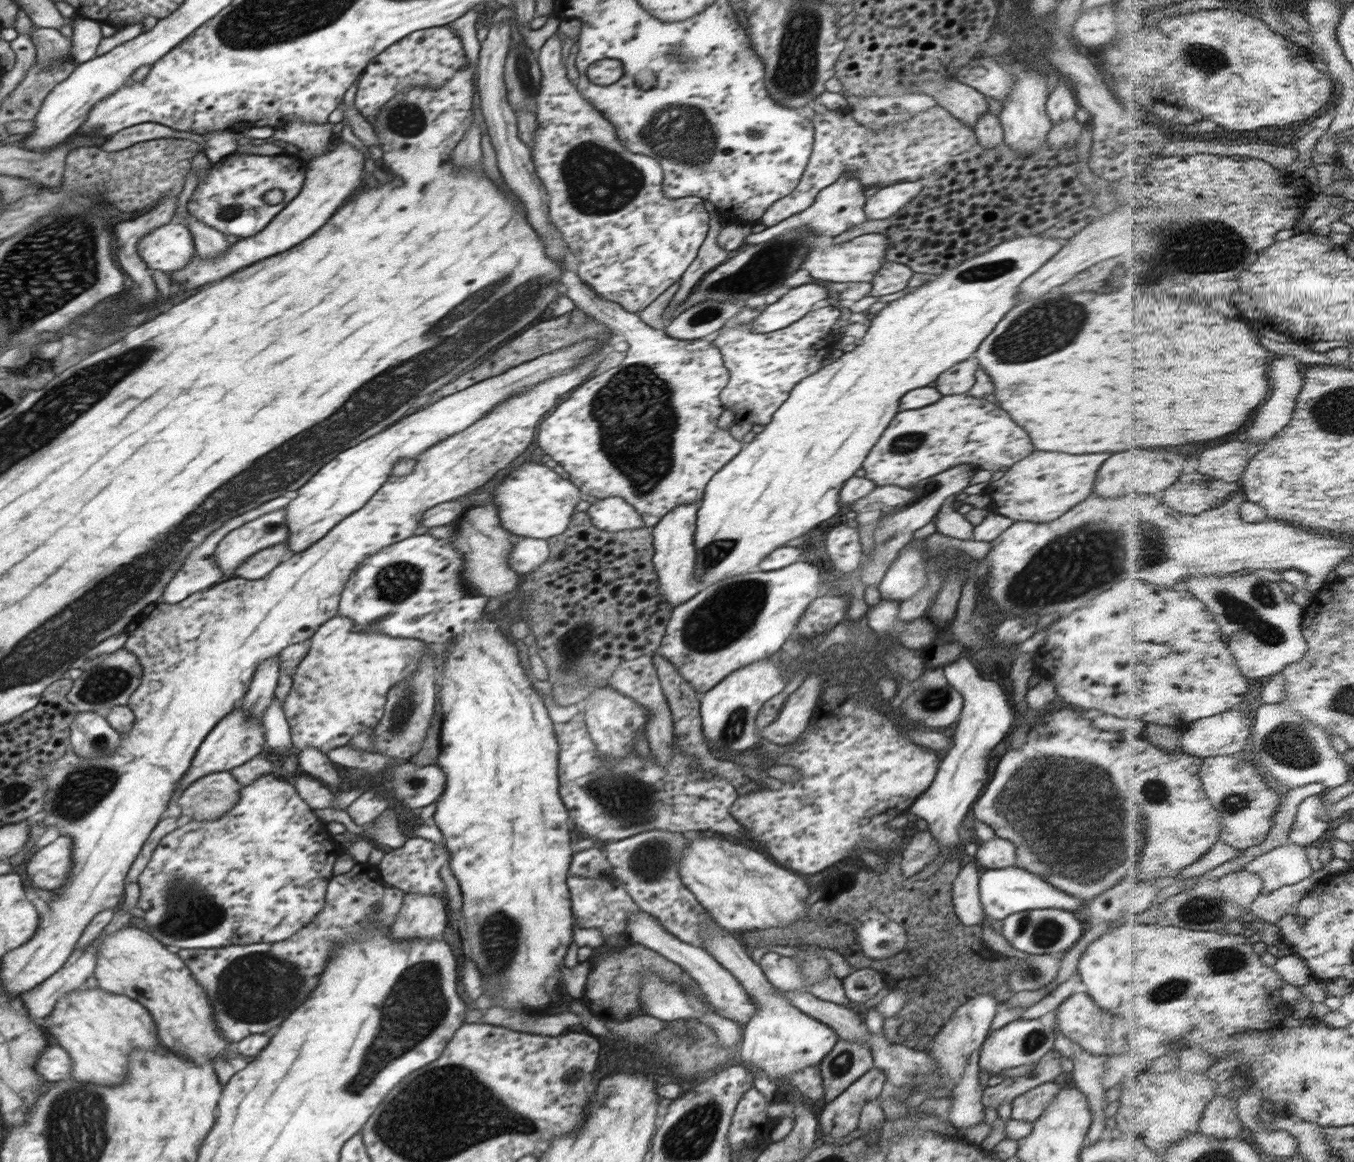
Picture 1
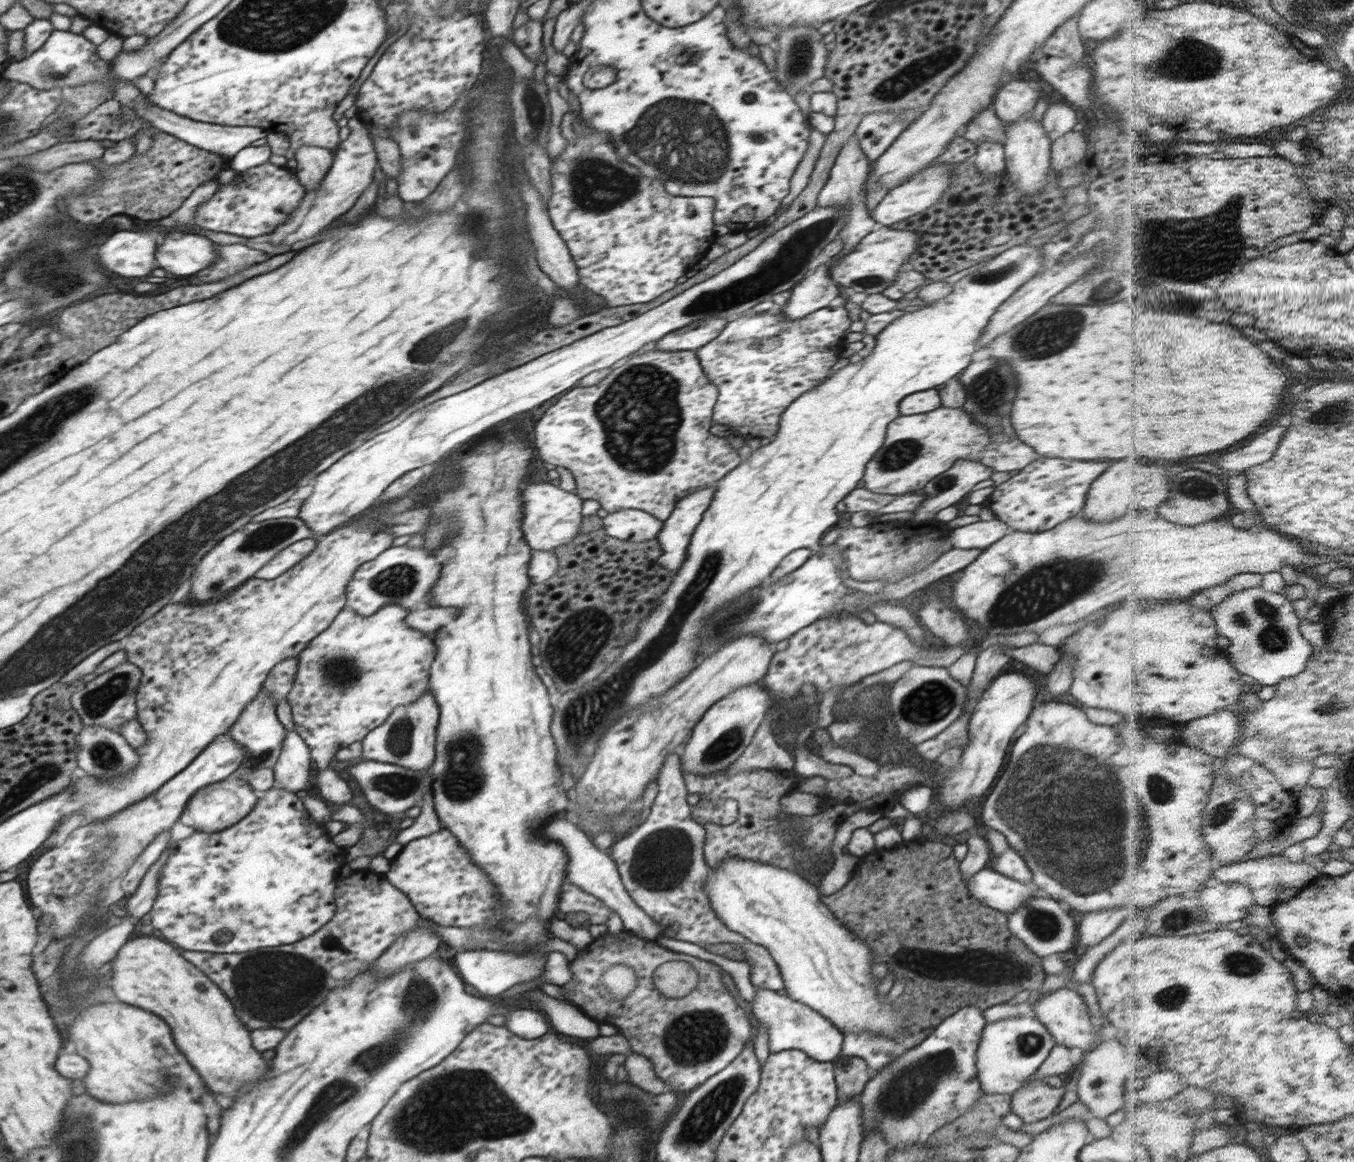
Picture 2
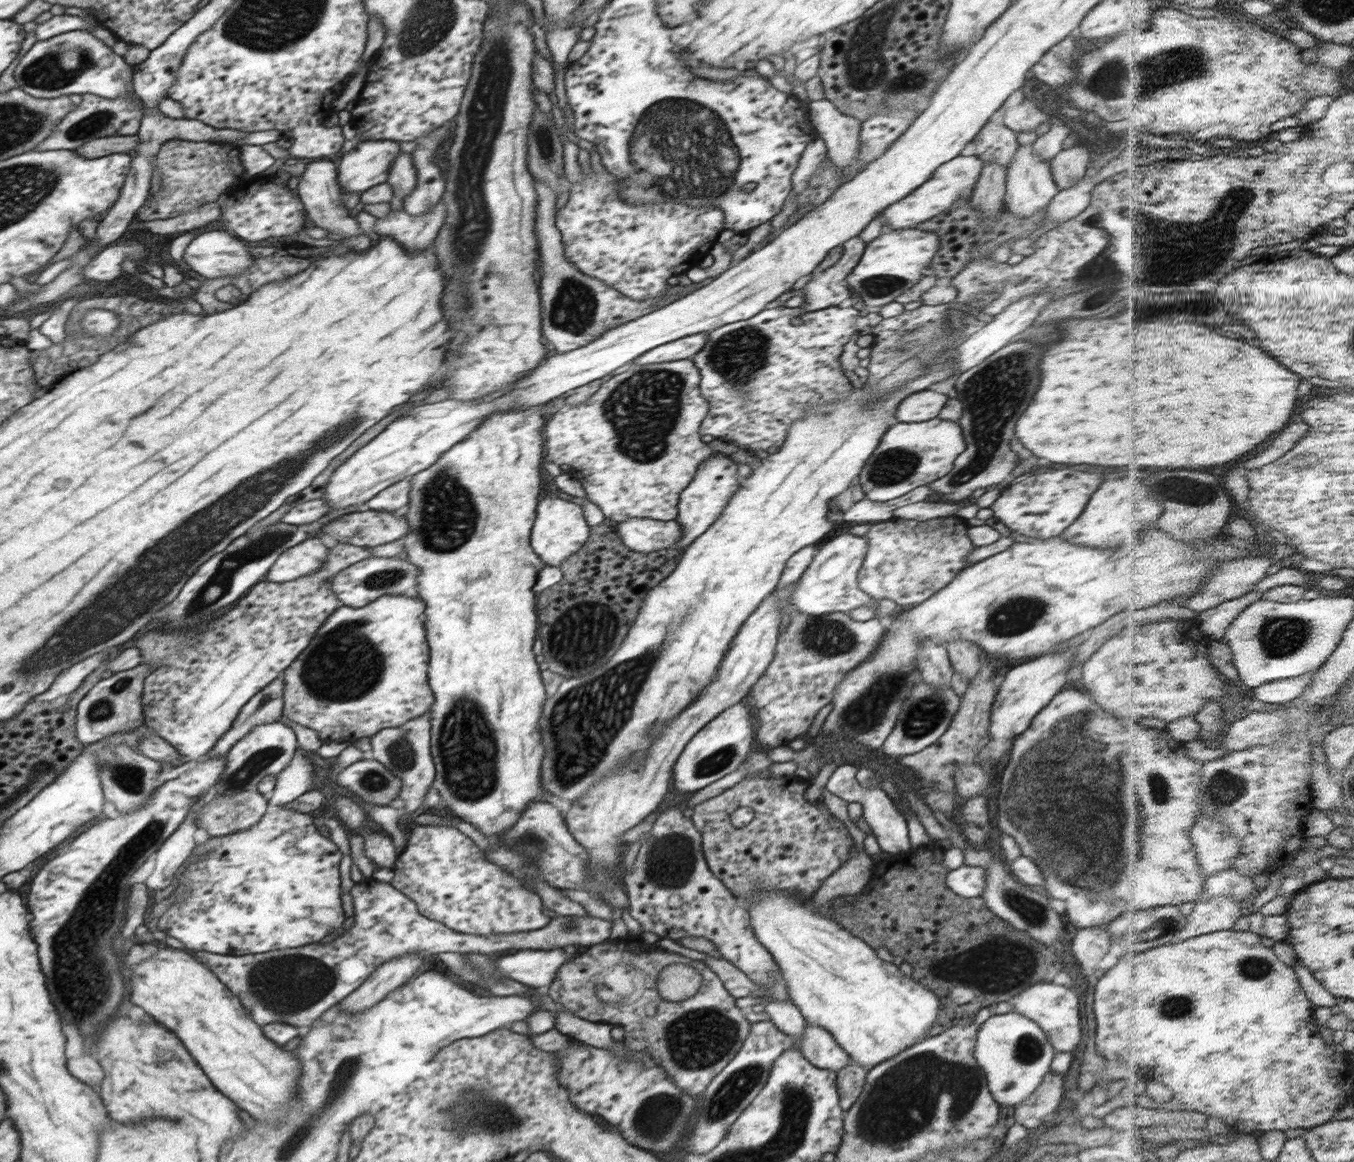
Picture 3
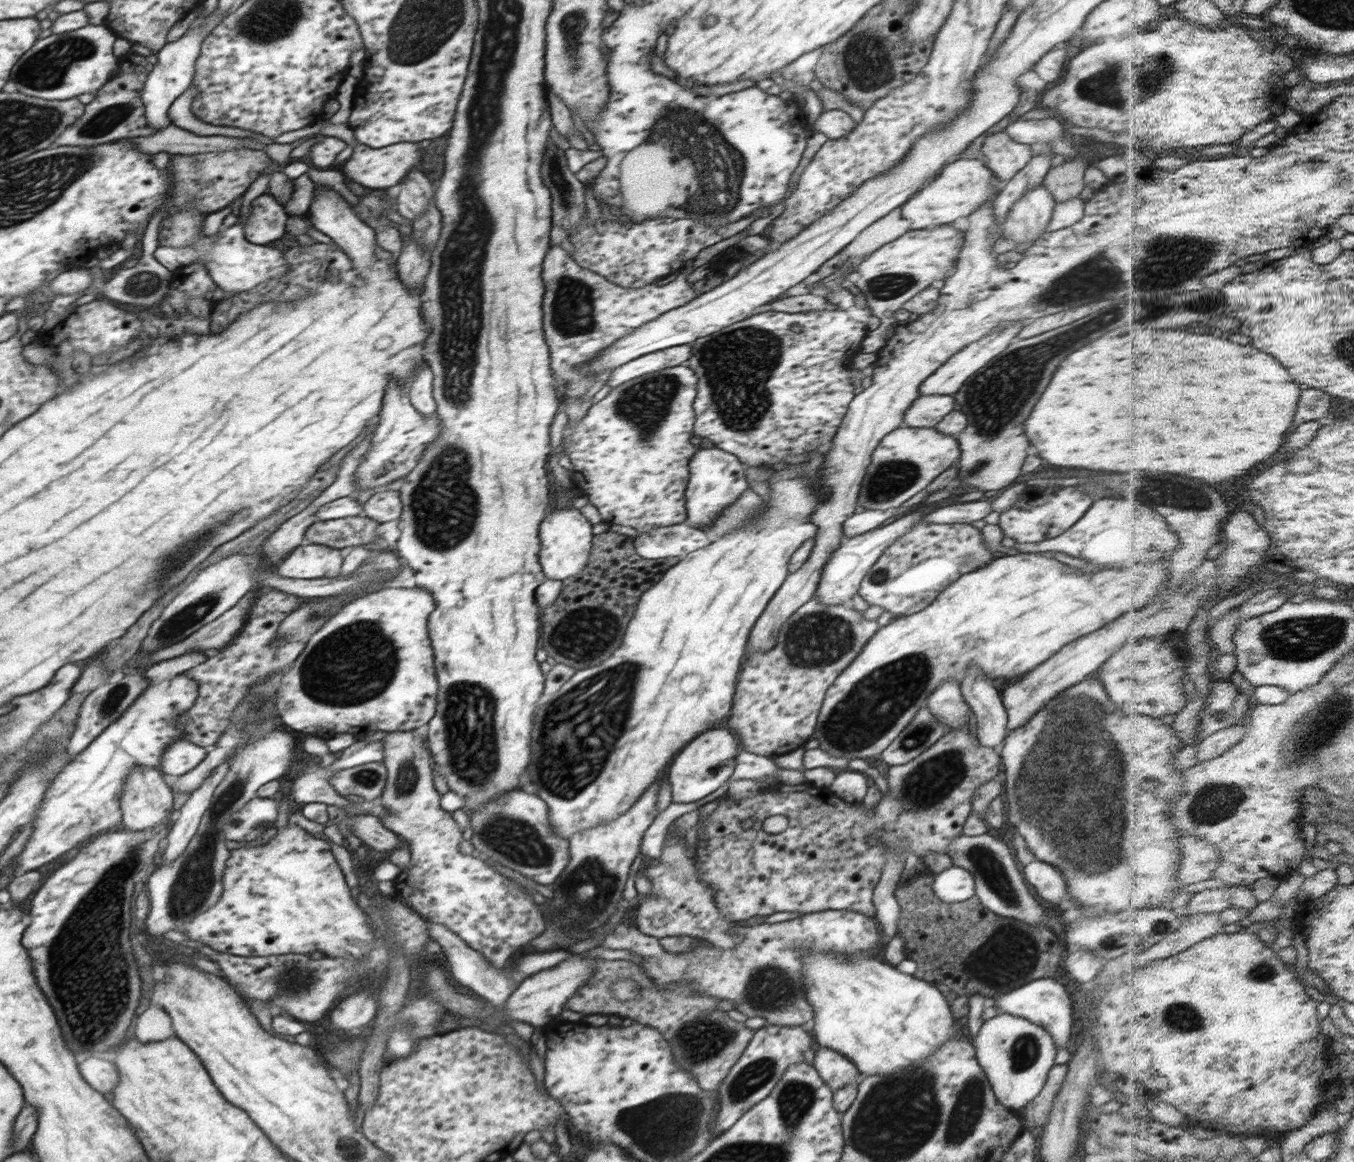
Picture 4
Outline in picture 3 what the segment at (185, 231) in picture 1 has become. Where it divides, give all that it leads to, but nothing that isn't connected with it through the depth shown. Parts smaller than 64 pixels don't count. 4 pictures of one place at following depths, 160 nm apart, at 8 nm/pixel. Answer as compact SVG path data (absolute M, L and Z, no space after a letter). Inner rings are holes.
M221 229L196 235L190 242L190 246L186 247L183 260L190 266L192 274L203 280L236 276L245 272L255 261L249 246L244 246L244 241L234 233Z

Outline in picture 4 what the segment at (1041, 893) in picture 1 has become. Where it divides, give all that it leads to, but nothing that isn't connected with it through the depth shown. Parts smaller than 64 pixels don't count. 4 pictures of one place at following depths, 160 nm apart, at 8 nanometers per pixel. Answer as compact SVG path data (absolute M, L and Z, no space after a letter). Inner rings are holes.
M952 865L934 874L931 884L935 896L946 902L960 902L975 899L975 882L966 869Z

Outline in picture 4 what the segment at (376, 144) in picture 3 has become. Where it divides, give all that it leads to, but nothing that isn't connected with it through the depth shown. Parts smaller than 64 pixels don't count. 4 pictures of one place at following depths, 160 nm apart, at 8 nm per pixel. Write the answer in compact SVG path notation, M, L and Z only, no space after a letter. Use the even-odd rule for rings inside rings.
M336 124L336 126L326 126L322 132L330 132L330 136L336 136L340 140L344 140L346 144L354 146L354 154L350 156L350 162L344 164L344 172L346 176L350 174L350 178L366 188L390 188L396 186L412 168L418 166L420 158L422 158L422 150L418 148L418 144L392 144L386 148L366 148L364 144L358 144L354 140L354 136L350 134L350 128L346 124Z

